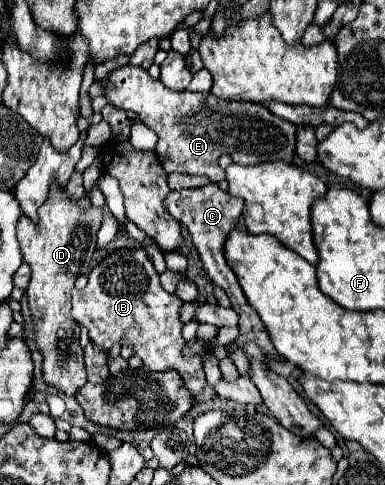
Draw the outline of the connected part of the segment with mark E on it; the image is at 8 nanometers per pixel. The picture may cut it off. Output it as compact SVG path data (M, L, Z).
M136 65L118 67L100 83L112 107L134 111L142 123L156 131L158 143L154 153L166 173L204 175L210 183L218 183L222 181L222 169L218 167L218 157L222 153L232 155L232 159L242 165L276 159L292 163L294 159L296 125L268 113L262 105L216 99L212 93L172 91L160 79L152 79L146 69Z

